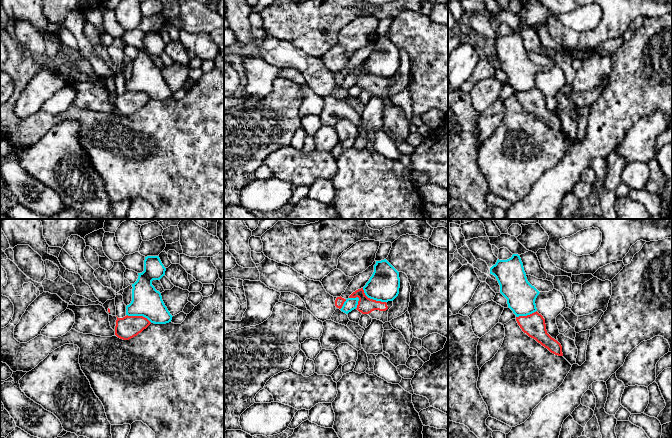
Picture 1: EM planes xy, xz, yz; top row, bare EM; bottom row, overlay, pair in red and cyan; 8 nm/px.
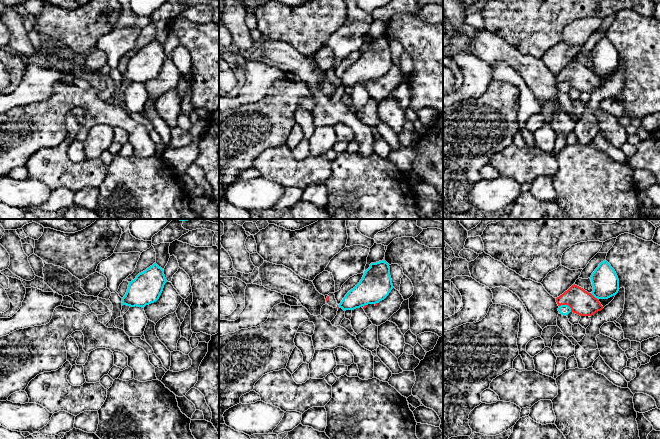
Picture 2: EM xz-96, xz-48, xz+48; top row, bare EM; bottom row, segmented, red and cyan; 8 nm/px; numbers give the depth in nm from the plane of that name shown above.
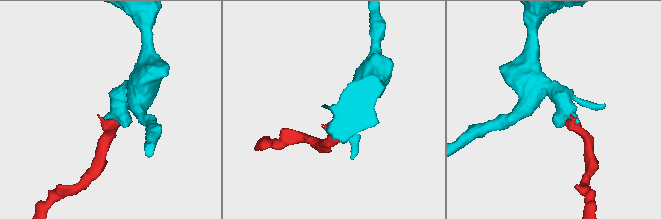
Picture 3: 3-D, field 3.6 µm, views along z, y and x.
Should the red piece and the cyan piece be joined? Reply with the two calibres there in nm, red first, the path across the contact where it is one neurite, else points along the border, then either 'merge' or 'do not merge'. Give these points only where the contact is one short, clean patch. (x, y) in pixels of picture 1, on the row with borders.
130/240 nm | along xz (362, 288), (368, 297), (385, 302) | do not merge

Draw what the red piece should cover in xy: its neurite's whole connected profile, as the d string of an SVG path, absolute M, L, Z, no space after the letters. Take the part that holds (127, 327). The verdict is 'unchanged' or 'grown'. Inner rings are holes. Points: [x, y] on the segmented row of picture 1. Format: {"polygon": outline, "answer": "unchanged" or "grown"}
{"polygon": "M125 316L116 320L115 335L123 340L129 340L144 329L146 329L151 322L143 316Z", "answer": "unchanged"}

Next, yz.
{"polygon": "M537 311L527 316L516 317L516 321L529 337L535 339L551 353L563 356L561 344L547 333L545 319Z", "answer": "unchanged"}

